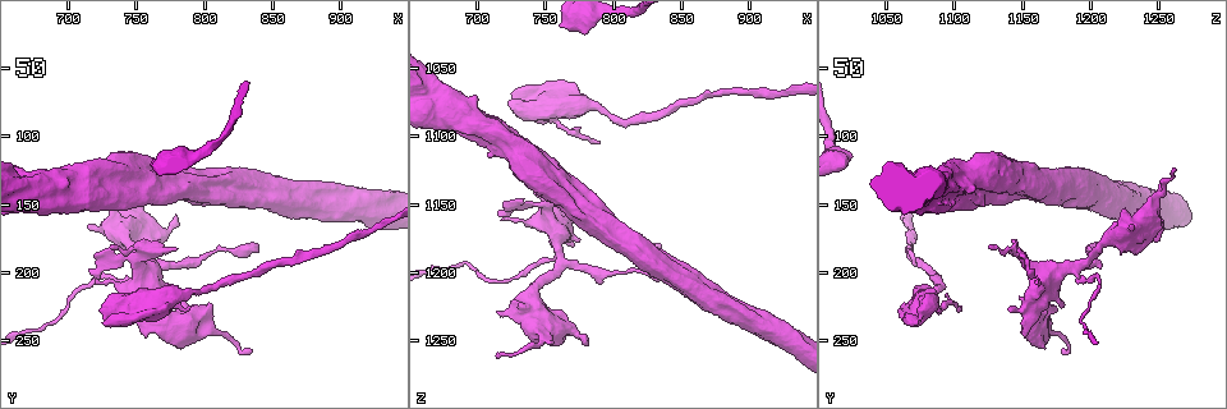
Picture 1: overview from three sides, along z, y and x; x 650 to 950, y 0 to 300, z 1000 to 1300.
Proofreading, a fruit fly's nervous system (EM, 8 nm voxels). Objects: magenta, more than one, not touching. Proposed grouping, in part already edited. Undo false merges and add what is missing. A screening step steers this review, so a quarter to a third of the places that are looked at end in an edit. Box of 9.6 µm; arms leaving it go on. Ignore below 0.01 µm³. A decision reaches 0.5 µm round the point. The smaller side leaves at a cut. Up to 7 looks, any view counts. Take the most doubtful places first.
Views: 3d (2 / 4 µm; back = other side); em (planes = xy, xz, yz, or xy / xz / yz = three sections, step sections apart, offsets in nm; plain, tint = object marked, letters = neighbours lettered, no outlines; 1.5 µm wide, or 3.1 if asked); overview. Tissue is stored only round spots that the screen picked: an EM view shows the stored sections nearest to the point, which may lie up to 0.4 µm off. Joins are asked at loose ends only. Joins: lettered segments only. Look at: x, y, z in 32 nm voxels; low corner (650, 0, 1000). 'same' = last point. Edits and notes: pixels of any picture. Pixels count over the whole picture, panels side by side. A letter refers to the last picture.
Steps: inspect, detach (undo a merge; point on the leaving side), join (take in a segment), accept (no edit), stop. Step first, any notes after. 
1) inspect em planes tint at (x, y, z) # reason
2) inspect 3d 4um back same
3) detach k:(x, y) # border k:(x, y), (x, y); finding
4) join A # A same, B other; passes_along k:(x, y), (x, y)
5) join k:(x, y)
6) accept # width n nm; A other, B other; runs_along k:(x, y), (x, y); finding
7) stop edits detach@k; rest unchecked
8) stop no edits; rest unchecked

inspect 3d 4um at (732, 180, 1124) # tapers out

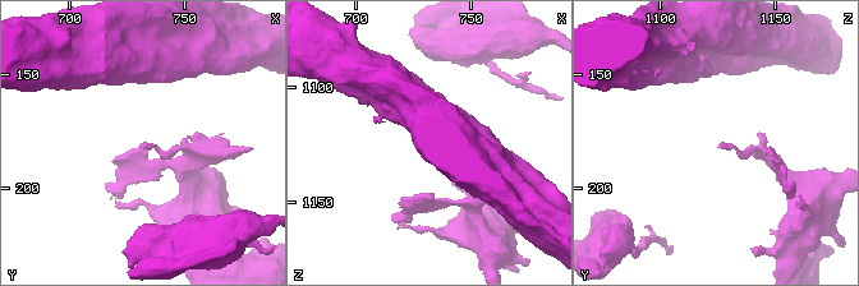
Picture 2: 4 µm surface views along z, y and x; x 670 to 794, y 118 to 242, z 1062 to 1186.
inspect em planes letters at (732, 181, 1126) # now the EM

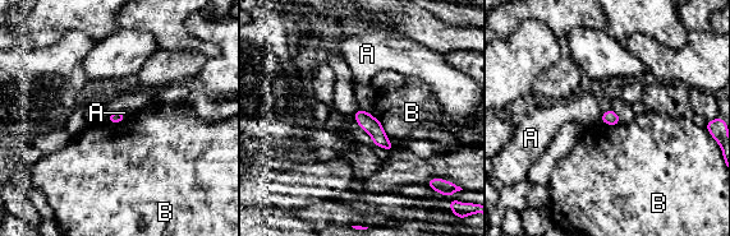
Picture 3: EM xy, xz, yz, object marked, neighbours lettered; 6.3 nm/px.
accept # longest_contact B 260 nm; A other, B other; border 3:(359, 109), (370, 114); no lettered segment goes on from it

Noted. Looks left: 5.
inspect em planes letters at (840, 180, 1204) # branch stops here

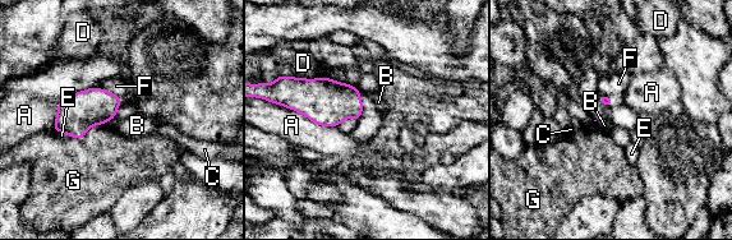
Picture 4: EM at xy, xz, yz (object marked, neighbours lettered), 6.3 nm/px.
accept # A other, B other, C other, D other, E other, F other, G other; border 4:(97, 87), (110, 91), (119, 97); no lettered segment goes on from it

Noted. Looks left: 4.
inspect 3d 2um back at (716, 122, 1262) # free end

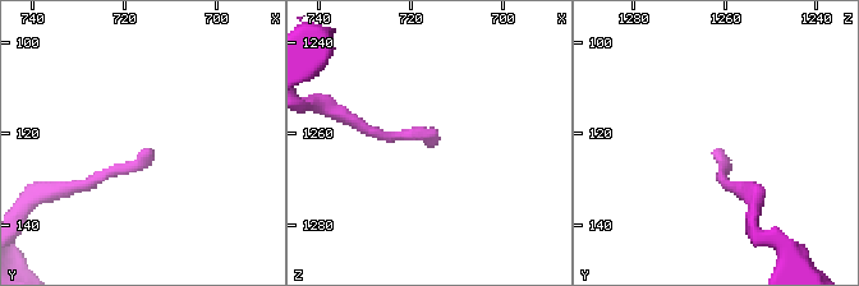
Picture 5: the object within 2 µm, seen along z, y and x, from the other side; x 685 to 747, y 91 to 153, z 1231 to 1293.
inspect em planes plain at (716, 123, 1261)

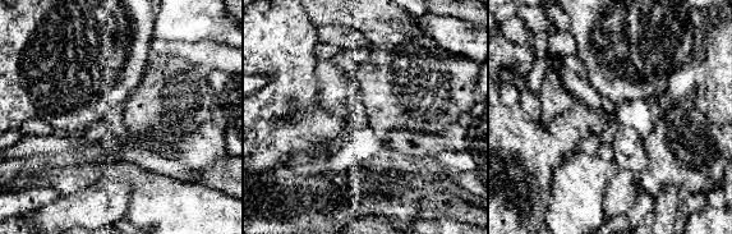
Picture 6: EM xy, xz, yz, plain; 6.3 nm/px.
inspect em planes letters same # see the neighbours

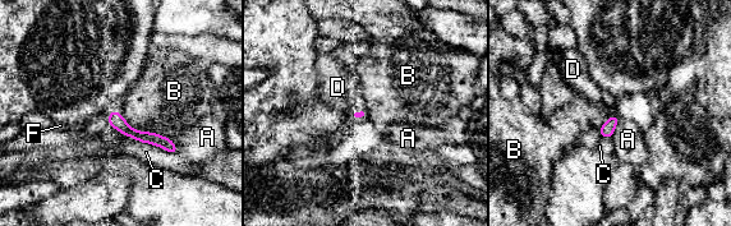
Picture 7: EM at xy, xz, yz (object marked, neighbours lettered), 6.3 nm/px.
accept # A other, B other, C other, D other, F other; border 7:(116, 110), (134, 129); no lettered segment goes on from it

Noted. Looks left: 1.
stop no edits; rest unchecked

